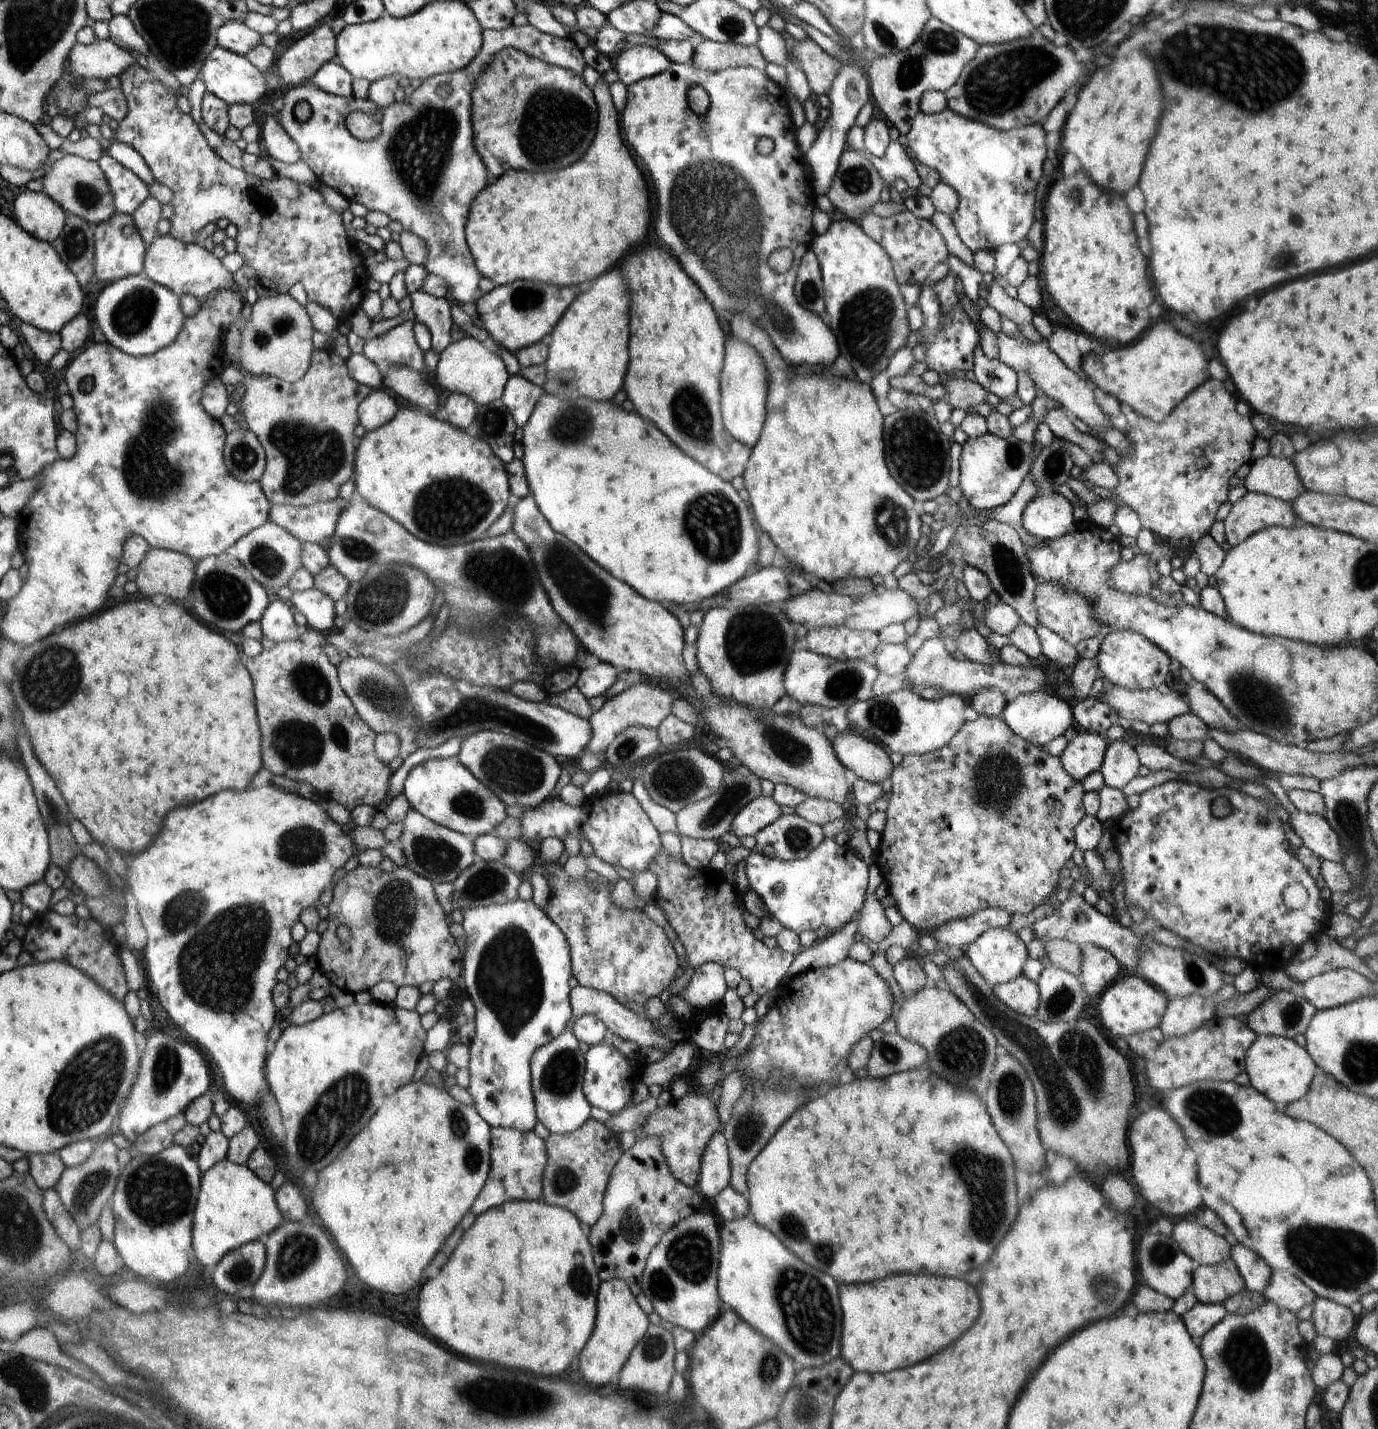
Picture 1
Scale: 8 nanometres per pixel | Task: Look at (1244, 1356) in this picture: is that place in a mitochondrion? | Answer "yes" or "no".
yes

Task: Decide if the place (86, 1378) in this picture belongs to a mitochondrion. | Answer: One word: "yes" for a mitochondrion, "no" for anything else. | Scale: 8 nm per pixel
no

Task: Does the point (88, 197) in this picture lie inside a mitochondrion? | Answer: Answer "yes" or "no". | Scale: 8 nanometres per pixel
yes

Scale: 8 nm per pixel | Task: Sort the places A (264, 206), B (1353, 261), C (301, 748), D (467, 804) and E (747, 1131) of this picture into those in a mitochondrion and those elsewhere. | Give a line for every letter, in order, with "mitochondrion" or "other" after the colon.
A: mitochondrion
B: other
C: mitochondrion
D: mitochondrion
E: mitochondrion

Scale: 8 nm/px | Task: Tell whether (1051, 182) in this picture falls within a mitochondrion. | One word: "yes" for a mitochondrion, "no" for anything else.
no

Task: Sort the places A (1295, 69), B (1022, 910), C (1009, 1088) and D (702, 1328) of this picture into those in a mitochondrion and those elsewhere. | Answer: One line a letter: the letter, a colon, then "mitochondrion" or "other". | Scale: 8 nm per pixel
A: mitochondrion
B: other
C: mitochondrion
D: other

